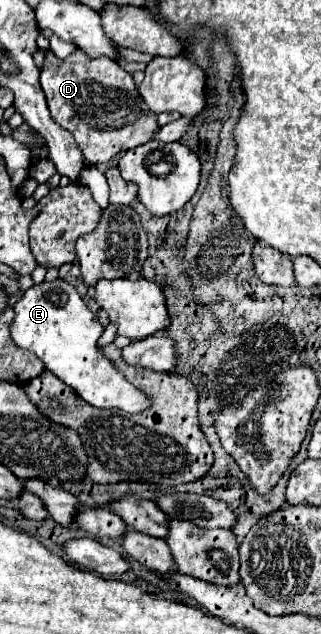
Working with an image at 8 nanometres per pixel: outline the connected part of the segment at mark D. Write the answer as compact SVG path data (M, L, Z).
M80 50L60 60L52 52L46 56L40 84L46 92L48 110L56 124L66 128L86 156L86 164L108 162L114 154L146 144L160 128L156 114L146 108L132 76L110 58L88 58Z

